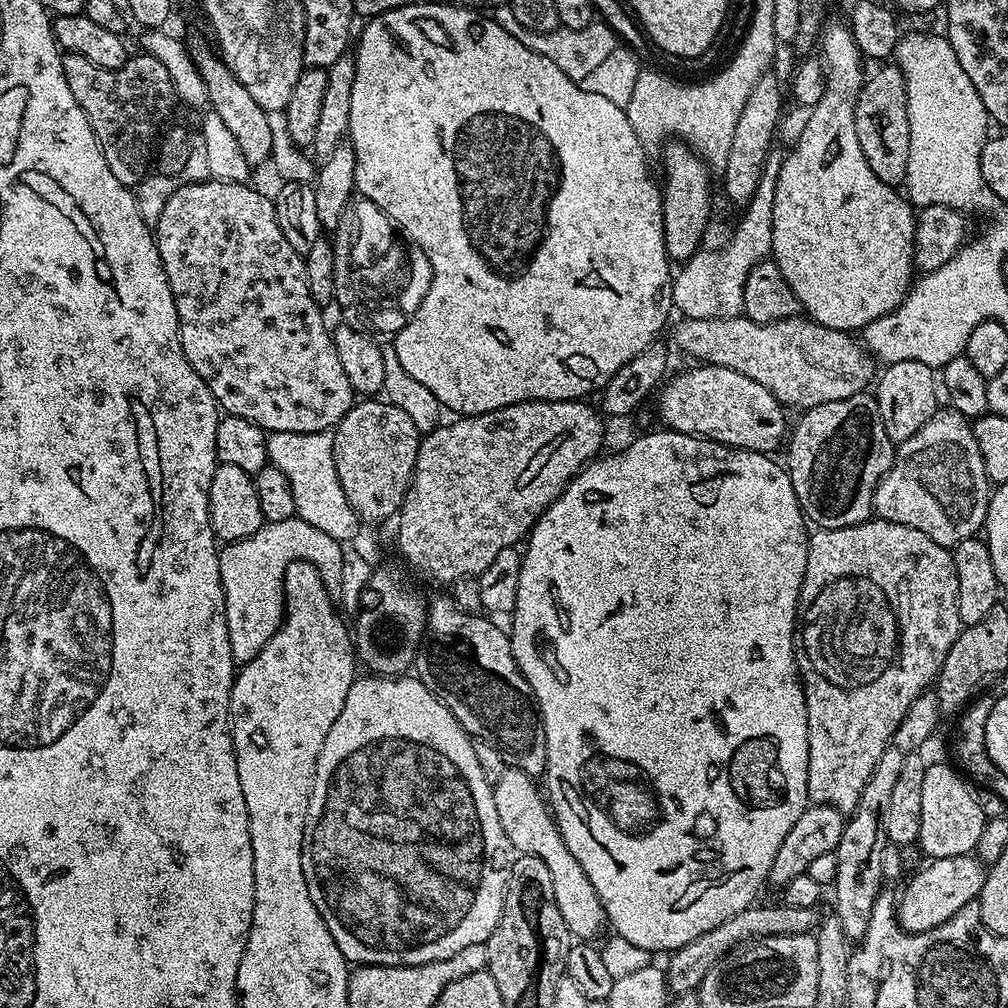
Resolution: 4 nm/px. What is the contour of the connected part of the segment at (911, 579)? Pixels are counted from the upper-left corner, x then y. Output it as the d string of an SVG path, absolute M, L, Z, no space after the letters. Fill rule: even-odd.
M869 518L862 521L861 524L855 524L854 526L846 526L845 528L822 528L813 531L811 535L809 535L806 574L802 578L800 607L798 609L798 667L800 669L800 678L804 685L804 697L806 698L806 718L808 719L808 799L812 804L829 804L831 808L837 808L839 812L845 814L850 814L856 809L858 802L862 798L862 786L866 786L870 774L874 774L874 766L878 762L878 758L882 758L886 746L892 742L894 730L898 730L902 718L906 718L906 710L910 710L914 698L918 698L925 690L933 687L936 677L940 675L942 662L946 658L950 646L954 646L954 642L960 636L961 631L962 625L958 618L958 574L954 566L954 558L949 549L943 548L938 542L934 542L934 538L926 538L926 534L922 534L922 530L914 530L914 526L902 526L898 522Z

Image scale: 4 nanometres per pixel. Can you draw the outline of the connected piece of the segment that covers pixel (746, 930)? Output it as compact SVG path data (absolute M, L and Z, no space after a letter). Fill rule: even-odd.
M777 902L773 908L768 904L759 904L734 914L734 918L726 918L726 922L714 926L714 930L706 930L706 934L694 938L694 942L686 942L686 946L677 948L667 957L666 979L669 993L673 997L695 993L708 971L741 944L746 944L751 939L761 940L767 936L802 936L811 933L822 919L816 908L799 908L783 902Z

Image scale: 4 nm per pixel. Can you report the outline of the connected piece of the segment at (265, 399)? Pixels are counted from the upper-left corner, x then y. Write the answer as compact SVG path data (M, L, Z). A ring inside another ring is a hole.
M209 178L181 183L166 198L166 206L162 206L162 214L154 222L154 235L158 254L162 258L162 266L166 270L166 278L170 282L172 297L180 319L180 341L184 357L194 366L198 378L206 382L210 394L217 405L227 415L241 416L264 429L265 433L274 432L326 432L335 429L339 420L351 410L354 403L354 393L350 386L350 378L346 378L346 370L342 370L342 362L338 358L338 350L332 341L330 328L324 325L321 305L314 302L308 289L308 279L304 269L304 257L286 242L286 234L278 226L276 206L260 192L248 188L247 183L236 183Z

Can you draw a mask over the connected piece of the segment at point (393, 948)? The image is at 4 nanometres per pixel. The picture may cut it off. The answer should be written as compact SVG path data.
M364 674L357 678L350 686L350 694L346 694L346 706L342 706L342 714L334 718L334 726L330 726L330 734L326 734L326 742L322 742L322 750L316 763L304 827L302 874L306 874L310 902L318 906L322 922L326 922L338 950L342 950L345 960L352 966L418 966L450 958L458 954L458 950L466 950L466 946L487 944L498 926L498 918L504 905L504 891L512 869L514 849L510 838L506 838L506 830L502 830L502 822L498 822L492 785L486 782L482 766L478 766L473 737L464 731L452 711L428 689L423 679L411 680L410 677L408 674L397 677Z

